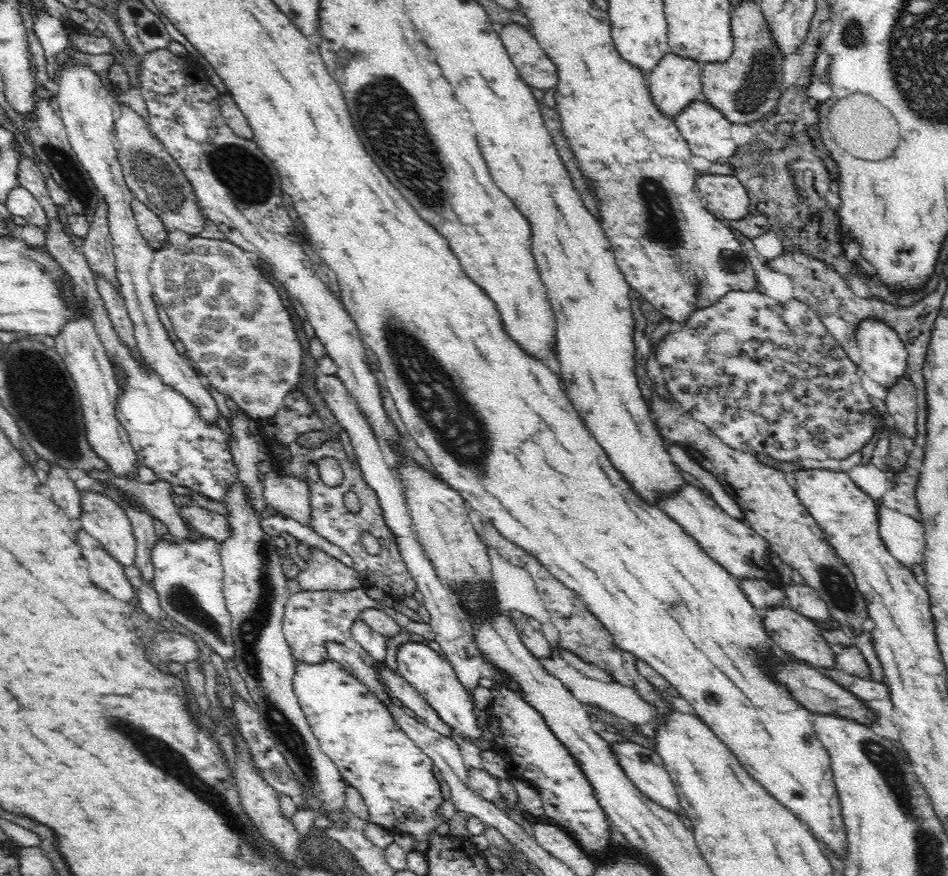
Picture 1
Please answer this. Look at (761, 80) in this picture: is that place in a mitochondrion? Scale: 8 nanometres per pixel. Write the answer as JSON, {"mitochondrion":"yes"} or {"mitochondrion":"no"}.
{"mitochondrion":"yes"}

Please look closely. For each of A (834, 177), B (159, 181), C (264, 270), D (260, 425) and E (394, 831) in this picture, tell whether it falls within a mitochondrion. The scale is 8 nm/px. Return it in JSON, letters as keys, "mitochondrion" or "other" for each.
{"A":"other","B":"mitochondrion","C":"other","D":"other","E":"other"}

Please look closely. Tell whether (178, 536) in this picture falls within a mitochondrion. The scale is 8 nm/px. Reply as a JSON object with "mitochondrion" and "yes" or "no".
{"mitochondrion":"no"}

